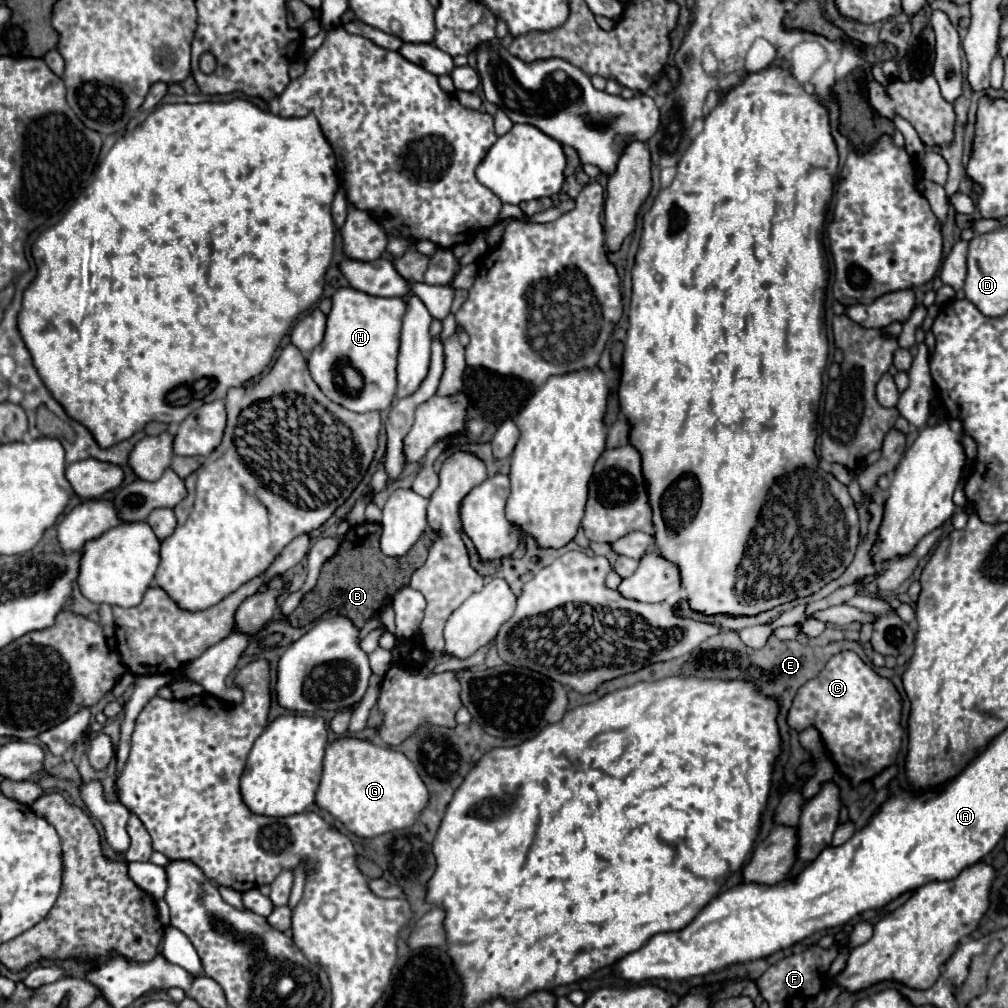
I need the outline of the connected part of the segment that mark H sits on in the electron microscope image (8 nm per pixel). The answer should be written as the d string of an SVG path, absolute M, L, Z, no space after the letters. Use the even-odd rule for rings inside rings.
M340 287L332 297L332 311L328 313L326 335L318 347L308 355L308 369L316 385L338 405L356 411L382 411L388 409L396 395L396 357L400 345L402 317L406 303L400 297L374 297L352 287ZM348 359L362 375L364 385L358 395L344 395L334 383L332 367L336 361Z

